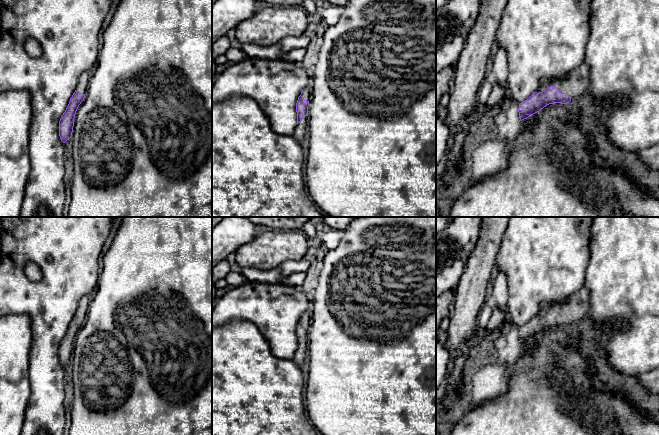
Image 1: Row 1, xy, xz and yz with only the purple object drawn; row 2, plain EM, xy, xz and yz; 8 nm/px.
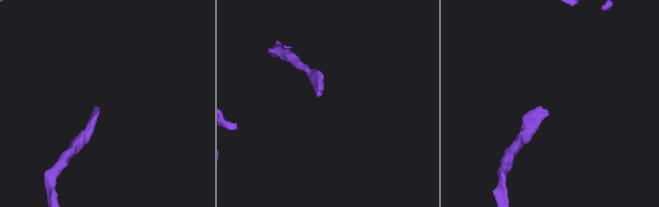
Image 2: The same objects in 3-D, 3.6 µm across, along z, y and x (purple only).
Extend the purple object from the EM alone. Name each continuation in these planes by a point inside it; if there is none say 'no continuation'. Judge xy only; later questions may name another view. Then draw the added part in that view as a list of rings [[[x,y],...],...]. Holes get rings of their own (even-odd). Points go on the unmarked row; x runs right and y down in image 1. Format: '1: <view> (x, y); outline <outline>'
1: xy (82, 309); outline [[[84,296],[79,301],[79,306],[77,308],[76,315],[79,315],[80,317],[86,318],[90,300],[91,300],[91,296]]]

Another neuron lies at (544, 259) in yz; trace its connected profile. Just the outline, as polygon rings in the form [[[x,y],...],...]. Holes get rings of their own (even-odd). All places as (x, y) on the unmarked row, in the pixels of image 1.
[[[509,217],[495,264],[499,273],[504,273],[507,278],[509,321],[521,327],[542,308],[555,301],[565,301],[584,285],[590,258],[590,229],[594,219],[595,217]]]

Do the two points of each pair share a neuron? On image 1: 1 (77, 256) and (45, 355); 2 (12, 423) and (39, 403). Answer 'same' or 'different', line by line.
1: same
2: different

